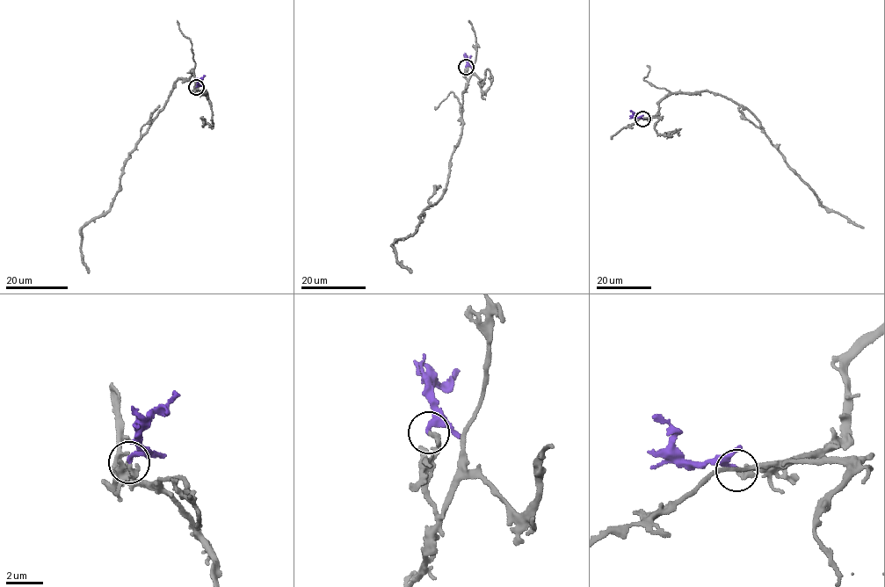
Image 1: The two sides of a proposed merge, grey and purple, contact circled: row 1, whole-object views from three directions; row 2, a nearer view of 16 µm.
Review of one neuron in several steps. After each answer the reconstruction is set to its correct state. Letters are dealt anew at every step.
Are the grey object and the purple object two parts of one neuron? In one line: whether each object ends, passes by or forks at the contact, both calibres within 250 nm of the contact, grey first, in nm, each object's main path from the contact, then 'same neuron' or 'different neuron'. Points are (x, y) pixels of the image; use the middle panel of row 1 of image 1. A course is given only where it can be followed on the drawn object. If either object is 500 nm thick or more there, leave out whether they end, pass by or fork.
grey ends there; purple ends there; 240 nm thick on the grey side, 260 nm on the other; grey runs (466, 67), (461, 134), (453, 154), (445, 192), (423, 212), (417, 231), (394, 242), (397, 263), (411, 272); purple runs (466, 67), (467, 59), (471, 55); different neuron

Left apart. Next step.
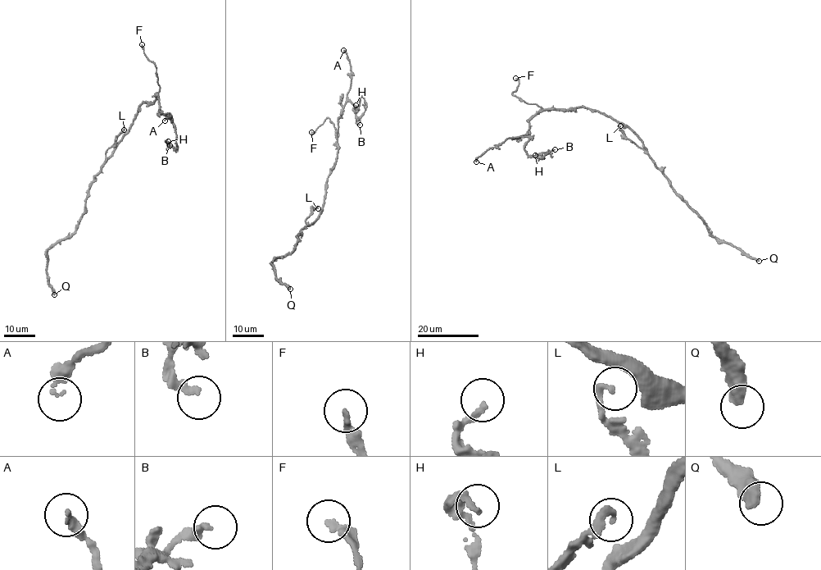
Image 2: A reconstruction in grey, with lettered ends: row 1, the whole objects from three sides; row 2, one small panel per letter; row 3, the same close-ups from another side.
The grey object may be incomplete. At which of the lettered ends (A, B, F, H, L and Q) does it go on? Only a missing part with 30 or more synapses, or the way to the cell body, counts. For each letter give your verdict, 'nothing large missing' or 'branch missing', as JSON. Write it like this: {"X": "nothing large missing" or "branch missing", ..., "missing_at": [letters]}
{"A": "nothing large missing", "B": "nothing large missing", "F": "nothing large missing", "H": "nothing large missing", "L": "nothing large missing", "Q": "nothing large missing", "missing_at": []}

